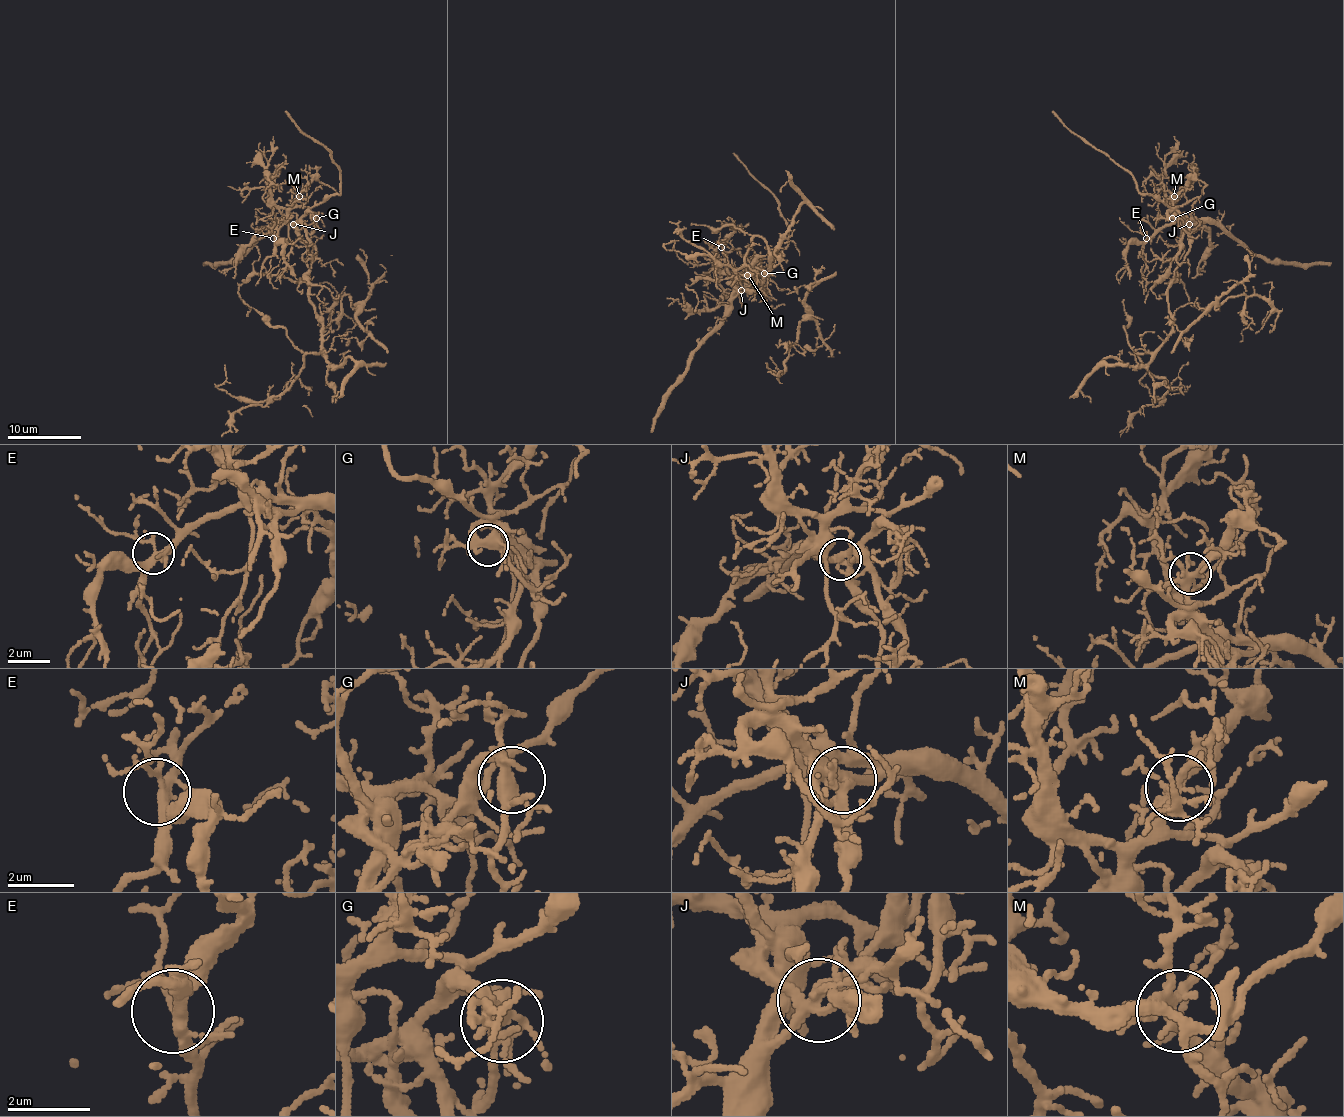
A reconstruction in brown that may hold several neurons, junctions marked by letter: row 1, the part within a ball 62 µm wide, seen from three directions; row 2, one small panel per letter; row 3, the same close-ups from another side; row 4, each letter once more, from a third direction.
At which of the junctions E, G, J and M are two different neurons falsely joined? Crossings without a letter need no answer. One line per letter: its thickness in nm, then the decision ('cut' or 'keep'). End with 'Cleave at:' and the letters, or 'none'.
E: 280 nm thick; keep
G: 380 nm thick; keep
J: 320 nm thick; cut
M: 320 nm thick; keep
Cleave at: J

